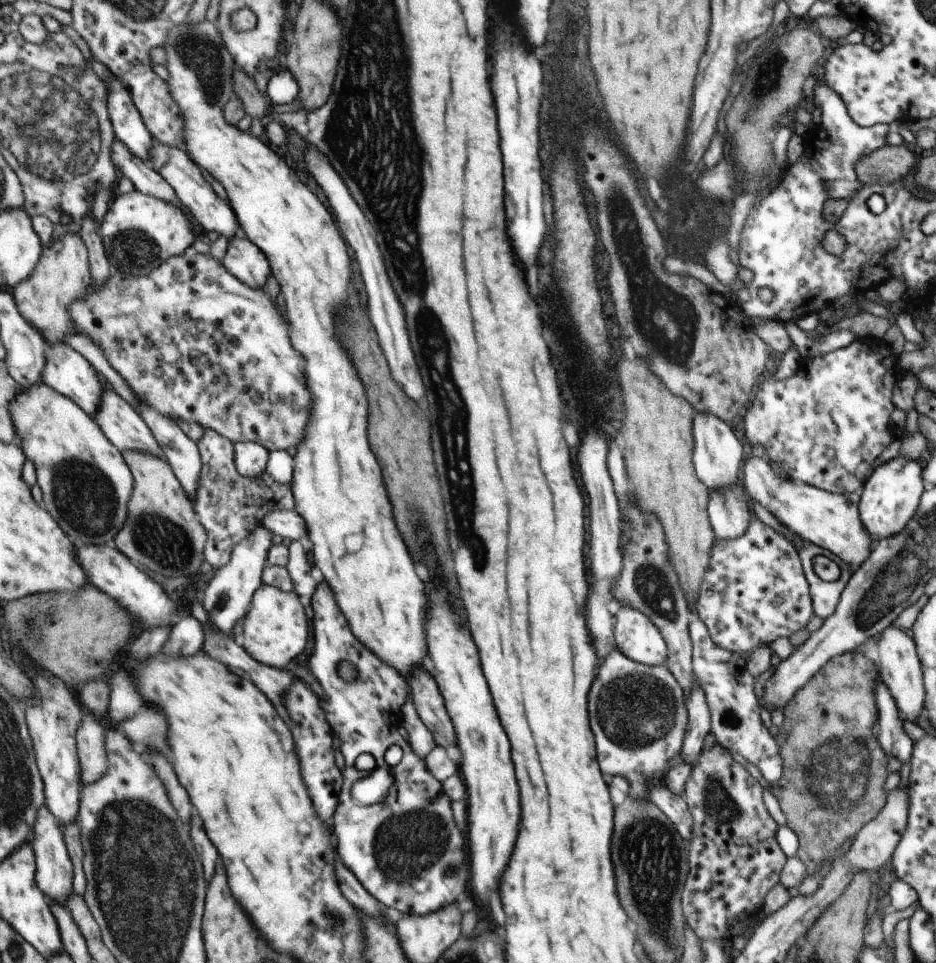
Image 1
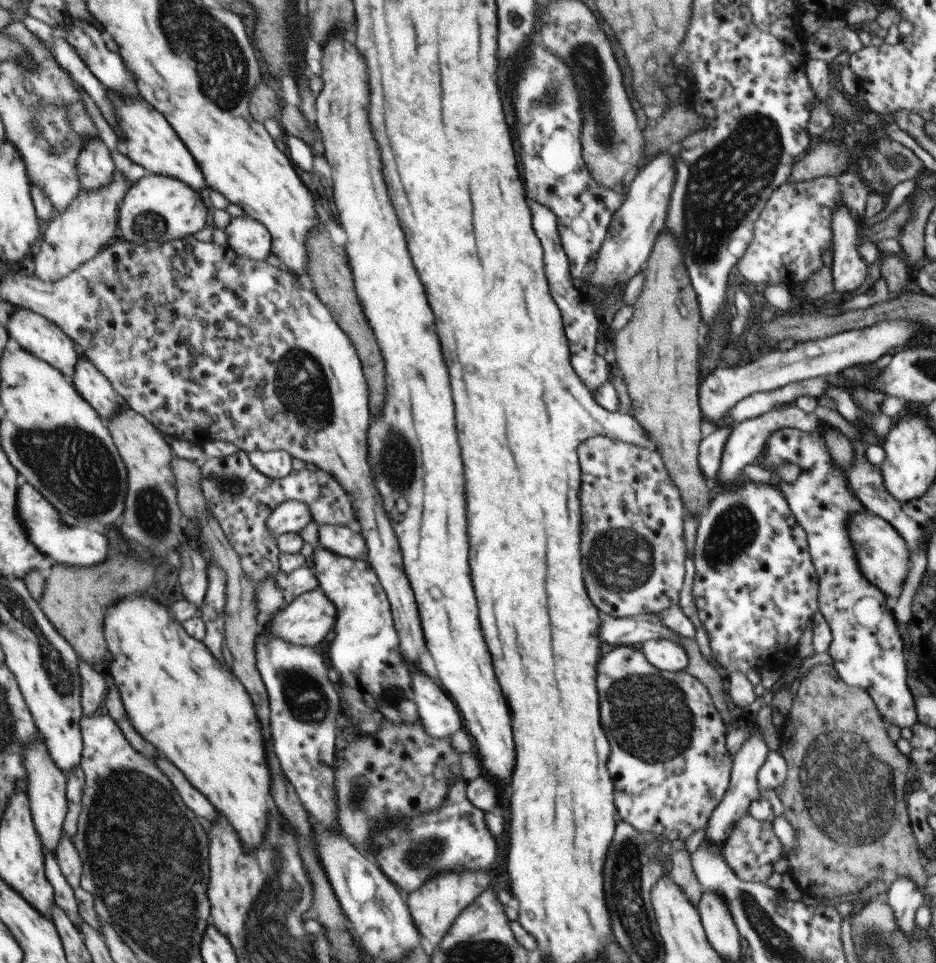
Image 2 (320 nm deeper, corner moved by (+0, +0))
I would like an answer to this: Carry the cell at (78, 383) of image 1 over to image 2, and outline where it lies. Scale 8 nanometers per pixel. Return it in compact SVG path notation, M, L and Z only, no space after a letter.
M15 308L8 318L6 327L13 340L18 341L23 349L32 352L35 356L46 360L55 368L58 368L67 378L73 378L77 363L82 355L76 341L68 335L60 326L45 316L26 308Z

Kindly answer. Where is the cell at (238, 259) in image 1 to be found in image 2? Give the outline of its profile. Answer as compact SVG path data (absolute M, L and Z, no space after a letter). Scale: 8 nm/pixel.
M244 215L227 226L229 247L242 257L267 261L272 254L272 232L260 220Z

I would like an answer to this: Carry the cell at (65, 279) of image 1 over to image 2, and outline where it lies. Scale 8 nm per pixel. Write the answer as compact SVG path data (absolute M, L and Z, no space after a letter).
M115 169L111 184L100 189L81 189L78 196L71 201L71 204L48 224L44 238L34 253L35 276L45 282L64 279L78 268L83 267L92 258L95 258L105 247L111 245L111 240L117 234L117 226L120 226L120 204L128 195L128 190L132 184L121 170Z

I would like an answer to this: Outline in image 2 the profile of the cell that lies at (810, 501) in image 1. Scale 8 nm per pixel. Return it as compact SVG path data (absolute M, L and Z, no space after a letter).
M869 512L848 516L848 535L856 551L856 561L864 577L874 584L887 598L896 599L903 591L911 570L911 553L903 537L881 517Z

